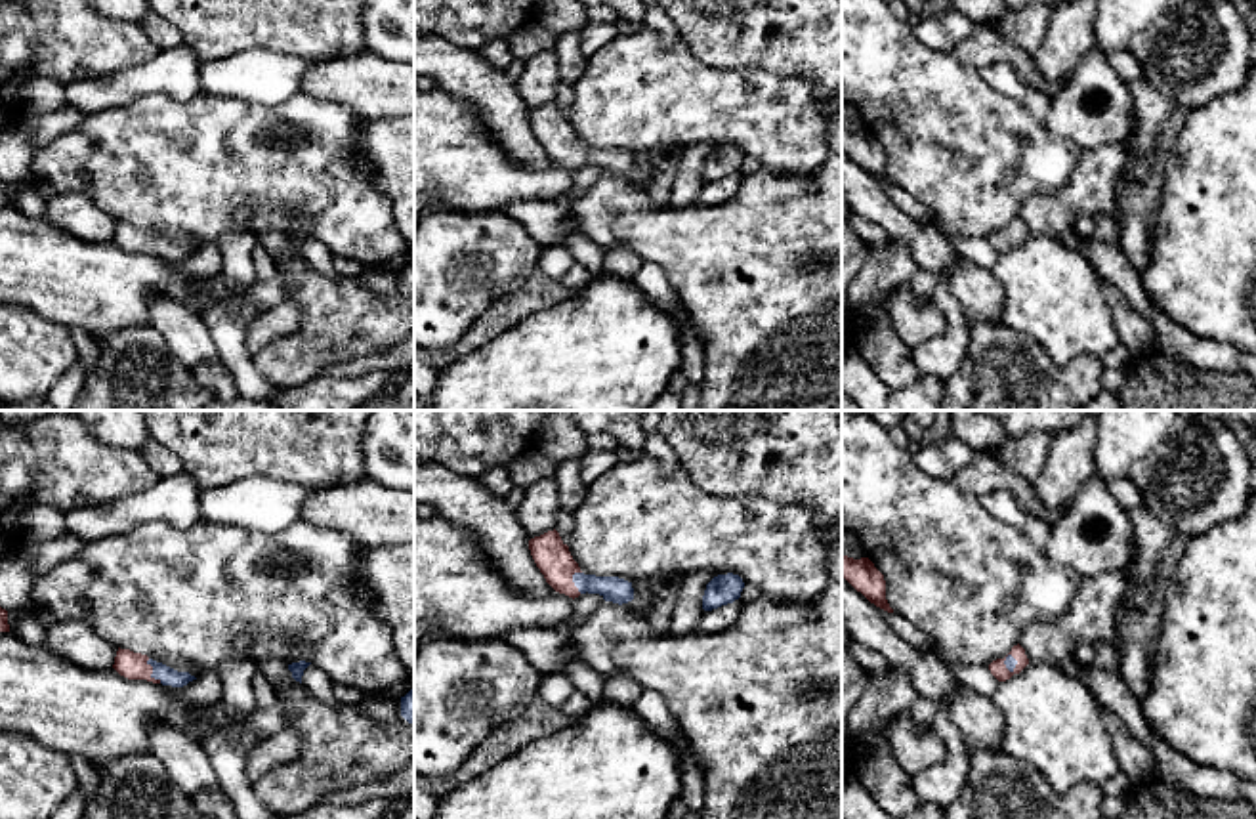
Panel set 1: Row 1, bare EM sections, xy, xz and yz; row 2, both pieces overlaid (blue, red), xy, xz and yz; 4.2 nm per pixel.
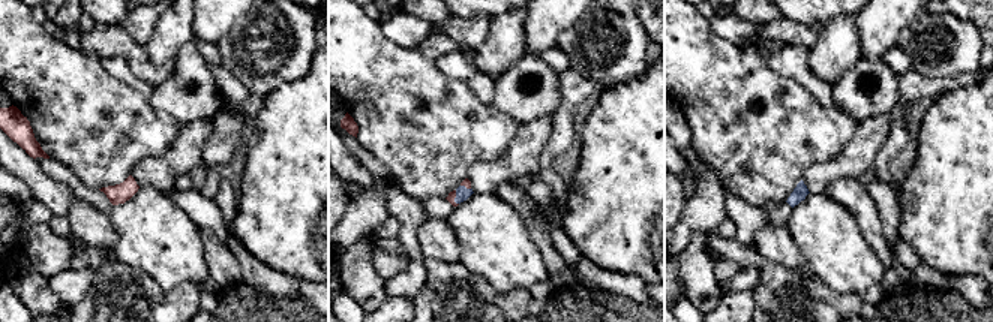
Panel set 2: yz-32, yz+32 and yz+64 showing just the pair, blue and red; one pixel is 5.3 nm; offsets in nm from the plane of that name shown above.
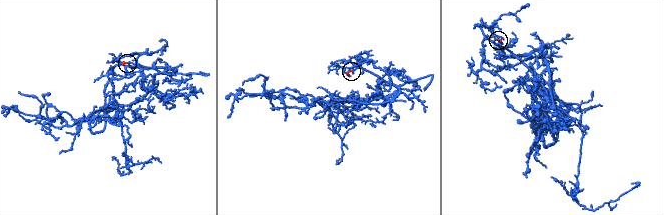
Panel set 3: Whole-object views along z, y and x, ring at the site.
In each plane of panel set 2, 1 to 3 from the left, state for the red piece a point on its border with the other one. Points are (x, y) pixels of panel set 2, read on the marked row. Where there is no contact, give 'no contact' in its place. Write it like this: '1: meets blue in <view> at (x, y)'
1: no contact
2: meets blue in yz+32 at (455, 198)
3: no contact

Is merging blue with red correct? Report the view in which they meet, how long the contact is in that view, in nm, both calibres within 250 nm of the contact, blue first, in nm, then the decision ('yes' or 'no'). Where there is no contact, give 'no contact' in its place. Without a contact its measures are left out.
xy | 120 nm | 80/120 nm | yes

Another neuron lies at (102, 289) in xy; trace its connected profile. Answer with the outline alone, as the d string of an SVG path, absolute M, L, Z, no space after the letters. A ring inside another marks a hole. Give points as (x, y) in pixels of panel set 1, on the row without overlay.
M0 204L0 305L27 307L67 328L84 330L94 340L151 325L151 304L160 296L183 304L200 317L220 302L239 302L248 325L263 313L248 300L248 290L227 288L220 296L199 294L195 284L210 277L189 277L172 269L162 256L128 252L115 241L88 242L46 220L29 218L15 204Z

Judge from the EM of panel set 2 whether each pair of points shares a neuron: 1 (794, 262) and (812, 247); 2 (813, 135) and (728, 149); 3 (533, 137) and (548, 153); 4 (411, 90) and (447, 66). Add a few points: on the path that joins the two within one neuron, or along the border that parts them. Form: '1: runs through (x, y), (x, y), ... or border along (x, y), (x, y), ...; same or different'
1: border along (786, 226), (803, 261), (815, 276); different
2: runs through (792, 135), (749, 135); same
3: border along (552, 116), (552, 135), (542, 152), (536, 174); different
4: border along (434, 62), (446, 75), (461, 80), (471, 89); different

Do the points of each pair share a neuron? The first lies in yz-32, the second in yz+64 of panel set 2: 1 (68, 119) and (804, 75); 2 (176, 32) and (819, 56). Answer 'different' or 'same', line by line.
1: different
2: same

